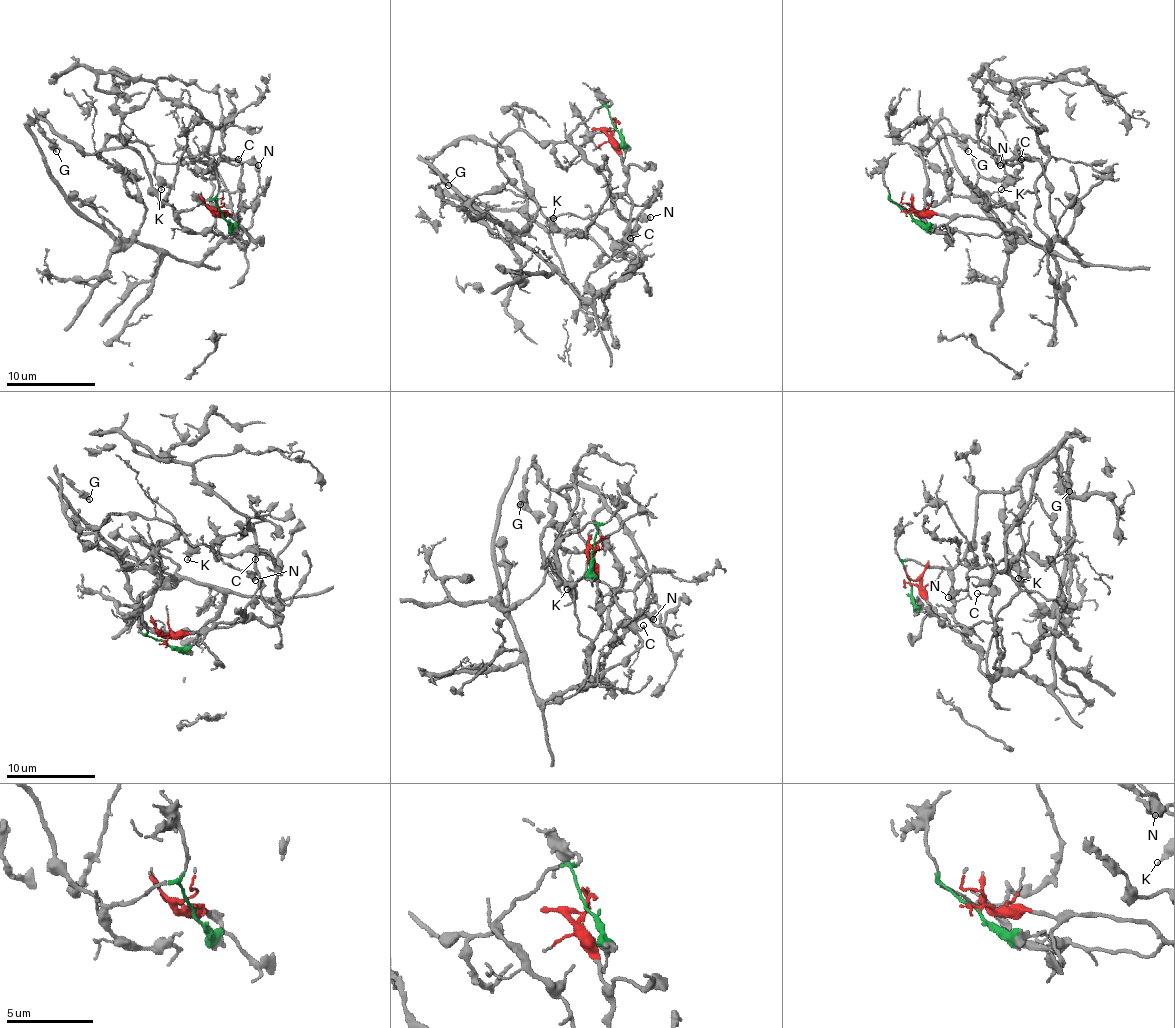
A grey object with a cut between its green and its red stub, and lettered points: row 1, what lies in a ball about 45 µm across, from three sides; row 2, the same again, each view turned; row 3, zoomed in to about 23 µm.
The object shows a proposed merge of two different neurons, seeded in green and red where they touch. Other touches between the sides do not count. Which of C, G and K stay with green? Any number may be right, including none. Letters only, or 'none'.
G, K

